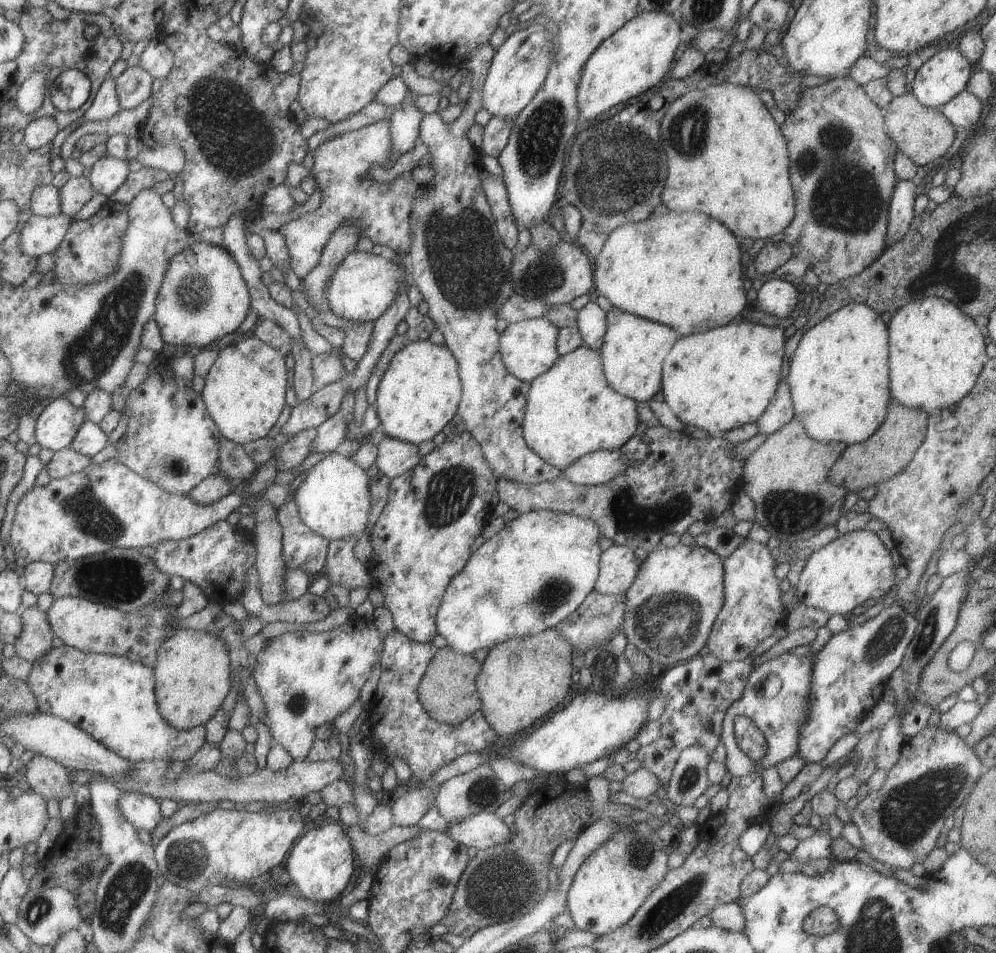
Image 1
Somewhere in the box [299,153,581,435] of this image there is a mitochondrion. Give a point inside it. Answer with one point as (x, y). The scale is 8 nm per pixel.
(465, 264)

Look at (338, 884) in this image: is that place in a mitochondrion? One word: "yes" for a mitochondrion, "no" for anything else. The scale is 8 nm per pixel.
no

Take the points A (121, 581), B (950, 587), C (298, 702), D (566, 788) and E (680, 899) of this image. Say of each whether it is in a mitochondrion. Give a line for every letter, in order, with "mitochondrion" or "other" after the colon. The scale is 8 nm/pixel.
A: mitochondrion
B: other
C: mitochondrion
D: other
E: mitochondrion

